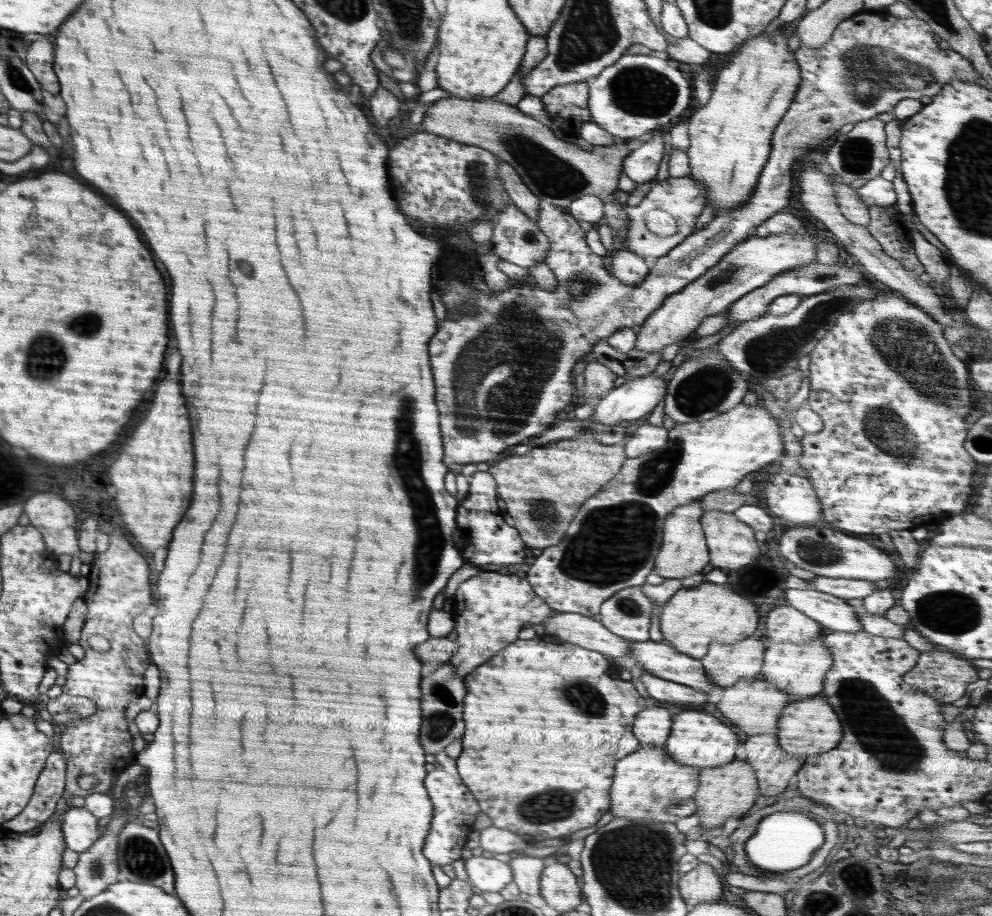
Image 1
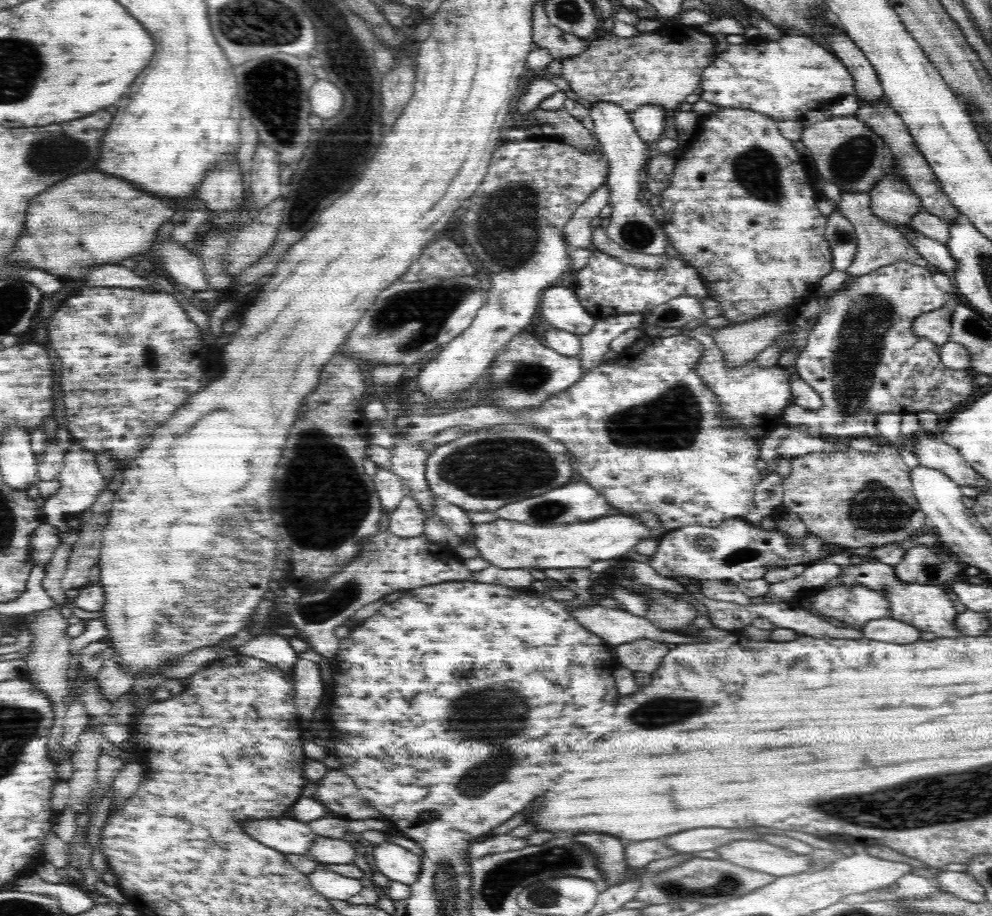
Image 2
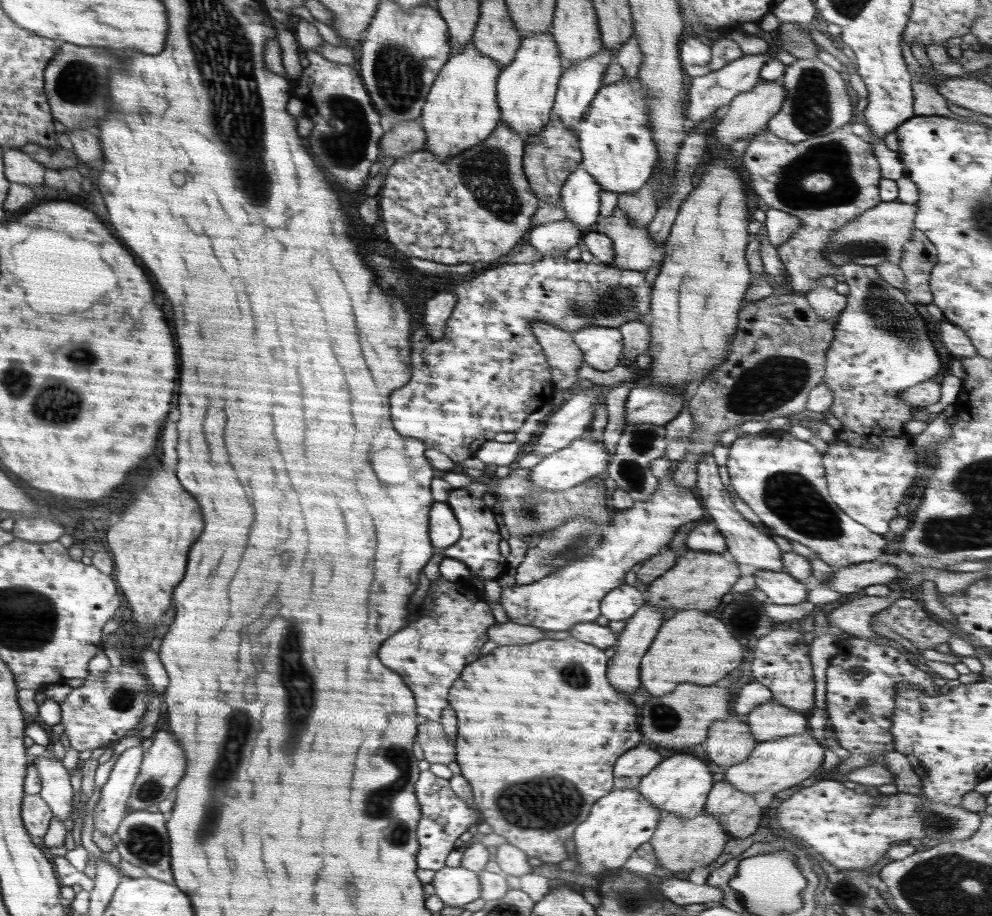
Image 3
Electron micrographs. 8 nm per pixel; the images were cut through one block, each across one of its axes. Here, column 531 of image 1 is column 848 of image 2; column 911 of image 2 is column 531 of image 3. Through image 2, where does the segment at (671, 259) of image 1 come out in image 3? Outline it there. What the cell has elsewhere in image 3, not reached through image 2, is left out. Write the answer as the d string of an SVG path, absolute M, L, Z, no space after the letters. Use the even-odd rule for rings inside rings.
M543 256L541 260L529 264L506 264L500 268L486 268L485 272L480 275L473 276L470 281L464 281L459 286L453 288L458 302L454 305L454 310L450 313L448 321L444 329L444 337L441 340L432 340L429 337L427 328L424 326L412 334L412 360L414 360L414 372L412 378L406 386L402 386L400 390L394 390L390 394L390 418L394 422L394 428L402 434L402 436L412 436L418 438L426 444L426 448L436 448L451 458L455 464L464 462L466 458L474 458L478 449L486 442L494 441L494 436L498 432L515 432L524 424L528 415L532 413L541 413L548 408L548 402L552 400L555 393L554 383L551 381L551 371L546 364L547 360L541 352L541 346L534 337L534 322L544 322L546 324L556 326L561 330L572 334L578 330L589 328L589 326L608 326L611 328L620 328L623 324L632 321L638 321L638 316L646 315L650 312L650 300L652 292L652 280L648 280L645 271L638 270L621 270L614 268L608 263L586 263L581 260L569 260L566 256Z

